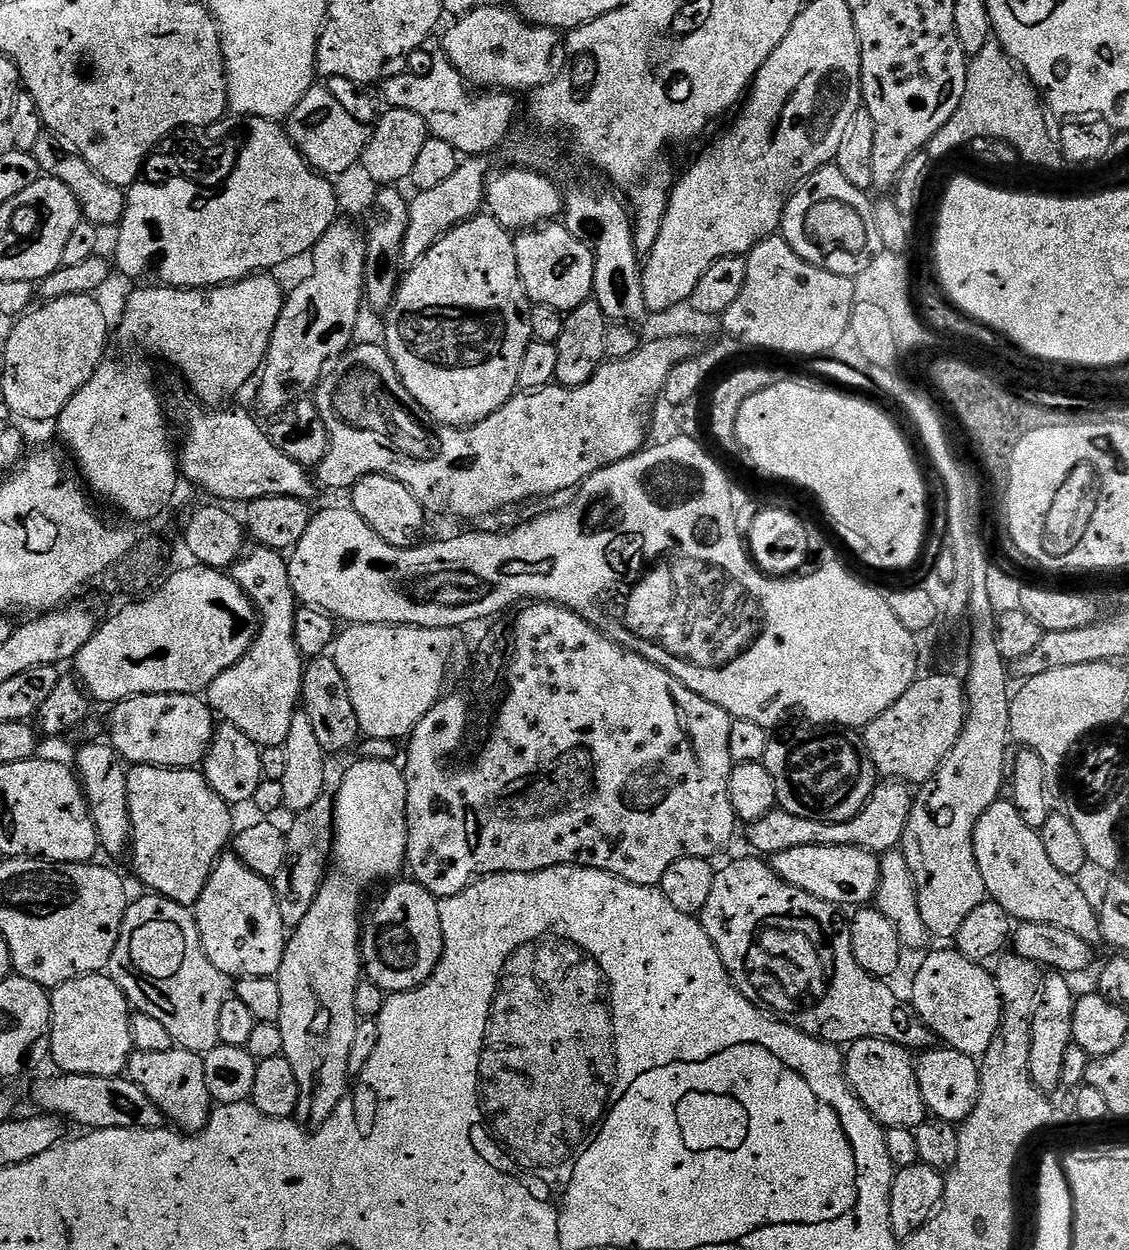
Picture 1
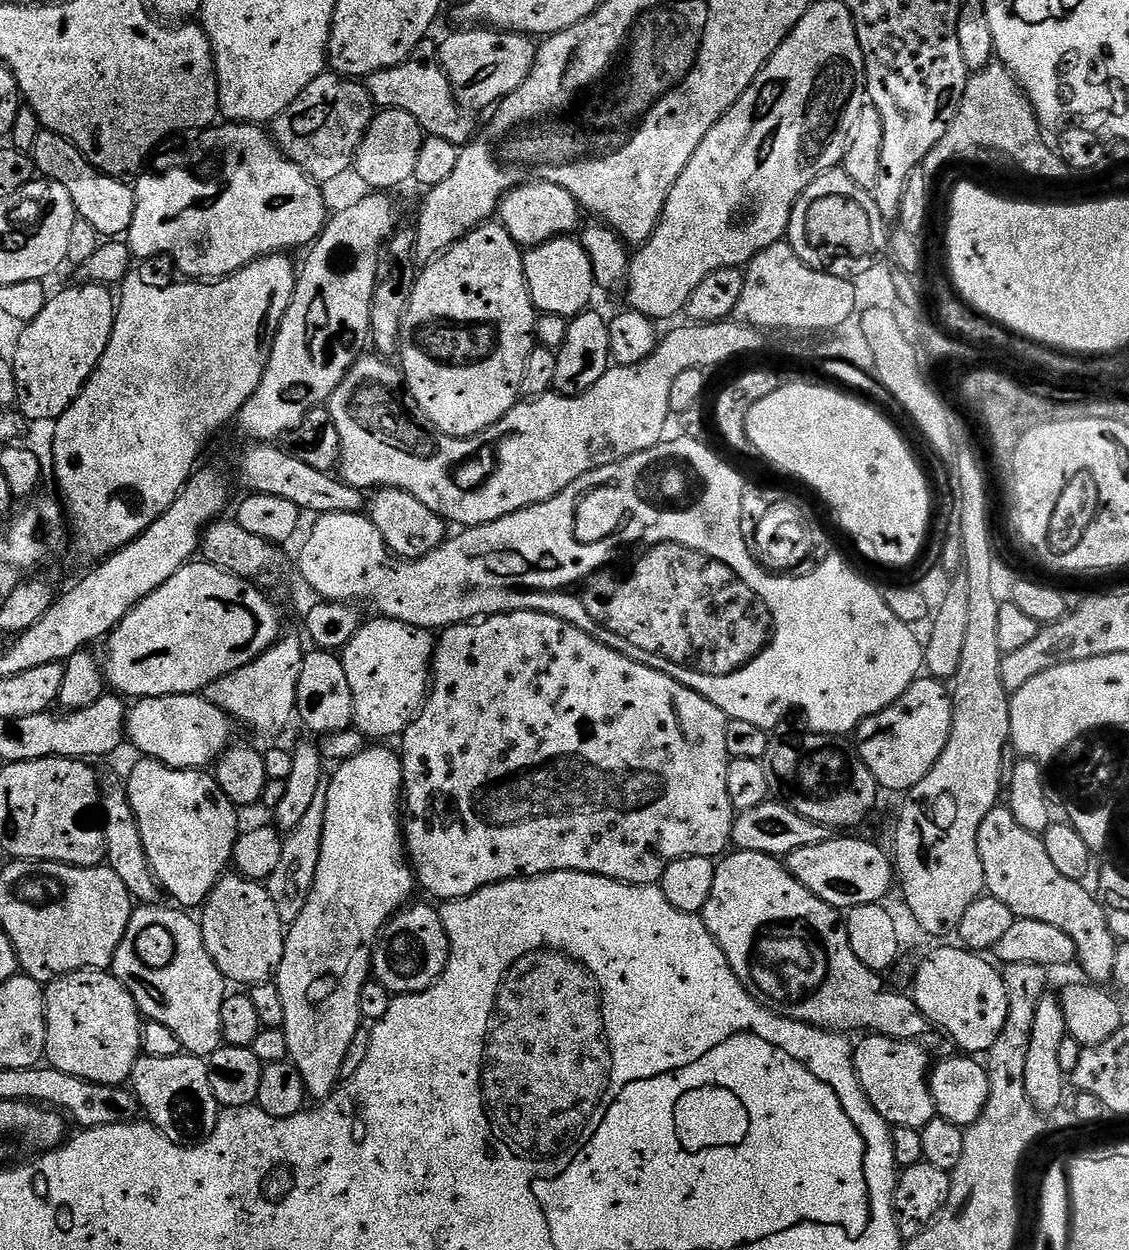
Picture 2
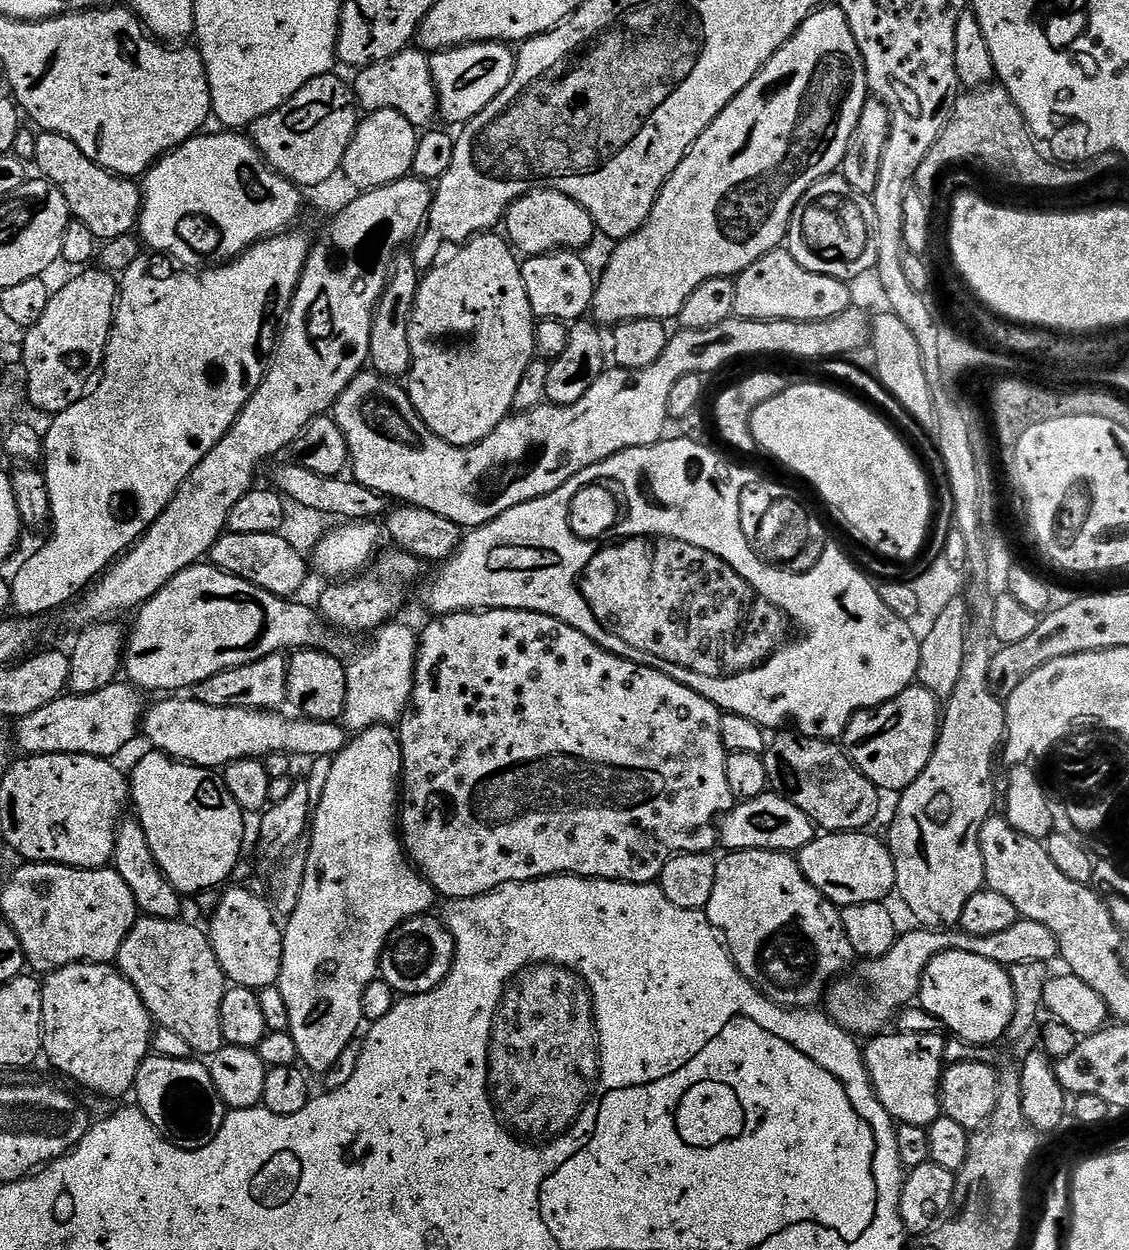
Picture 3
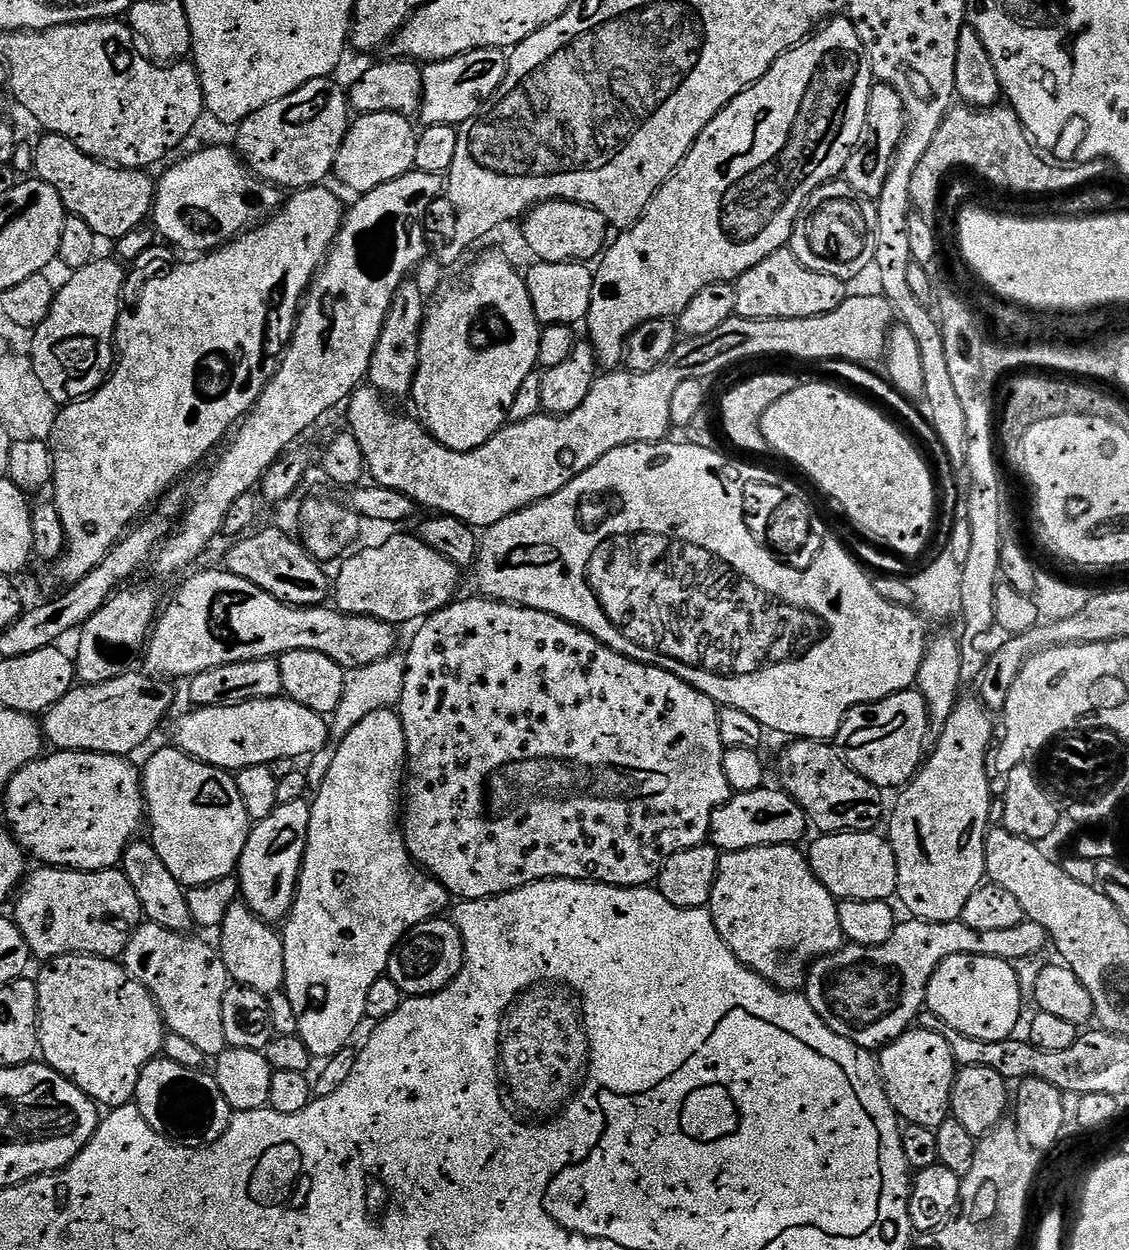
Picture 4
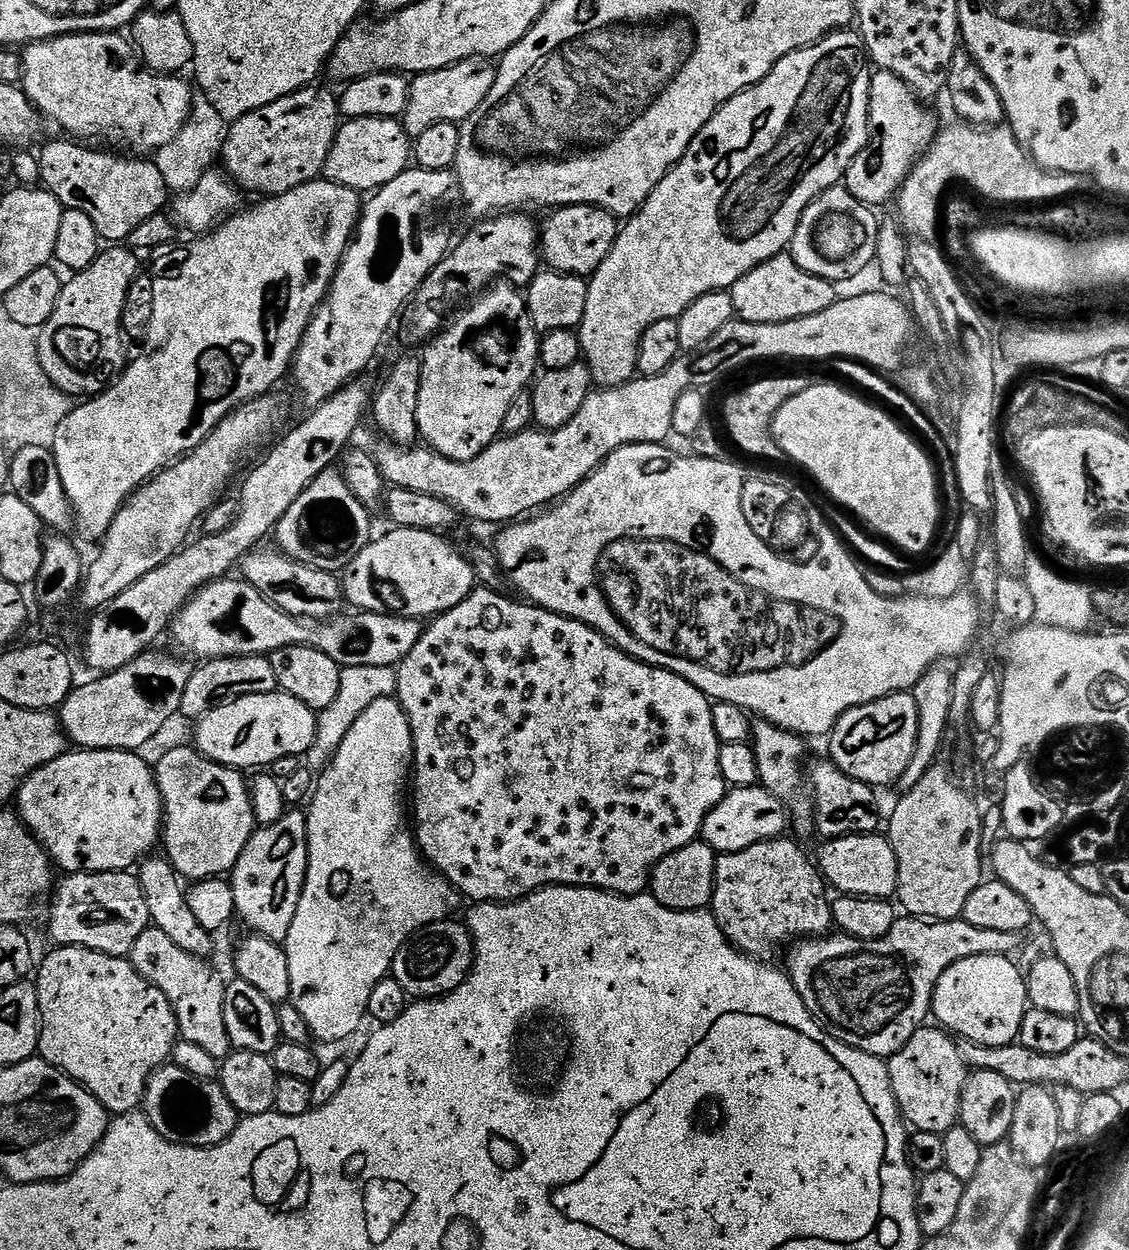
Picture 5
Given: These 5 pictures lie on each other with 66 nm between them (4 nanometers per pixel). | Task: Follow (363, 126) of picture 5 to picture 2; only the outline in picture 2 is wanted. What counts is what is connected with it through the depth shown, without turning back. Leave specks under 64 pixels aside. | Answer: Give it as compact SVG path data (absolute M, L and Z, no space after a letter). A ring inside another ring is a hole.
M385 108L375 113L377 116L371 117L370 123L365 127L364 137L356 151L354 168L362 176L363 181L367 182L369 189L372 190L392 190L399 184L409 183L414 174L414 165L418 163L418 150L422 150L422 142L425 133L418 126L418 122L411 114L406 114L406 110L394 110Z

